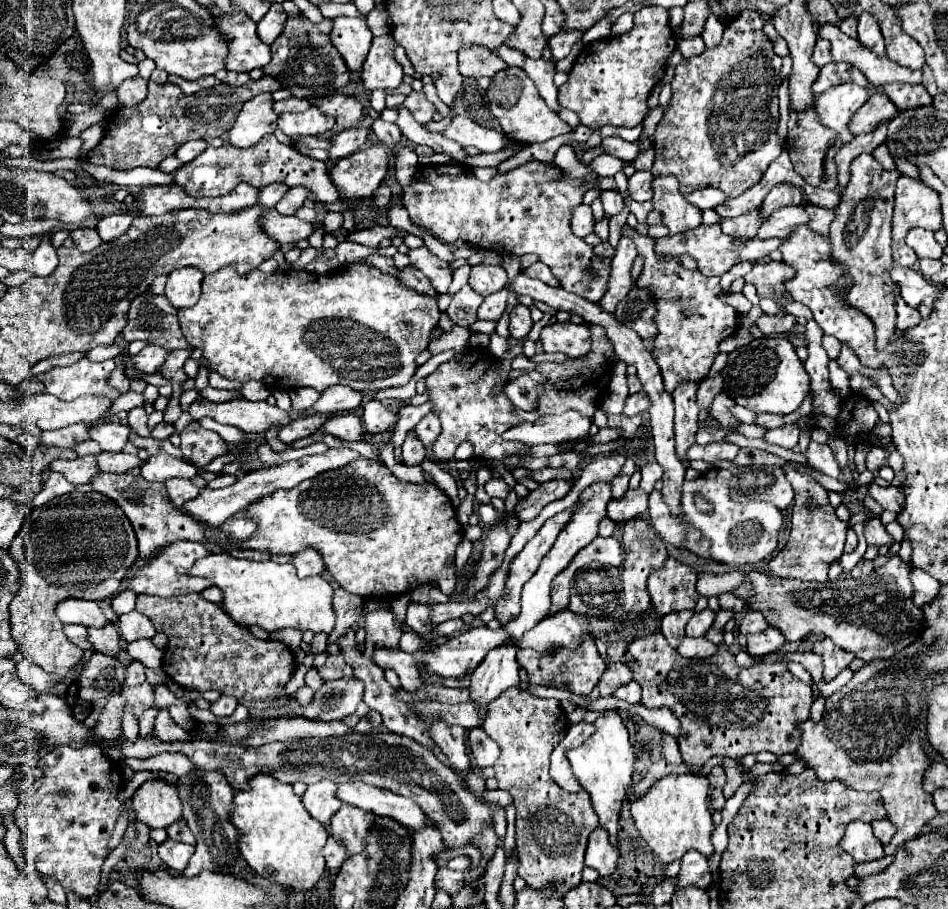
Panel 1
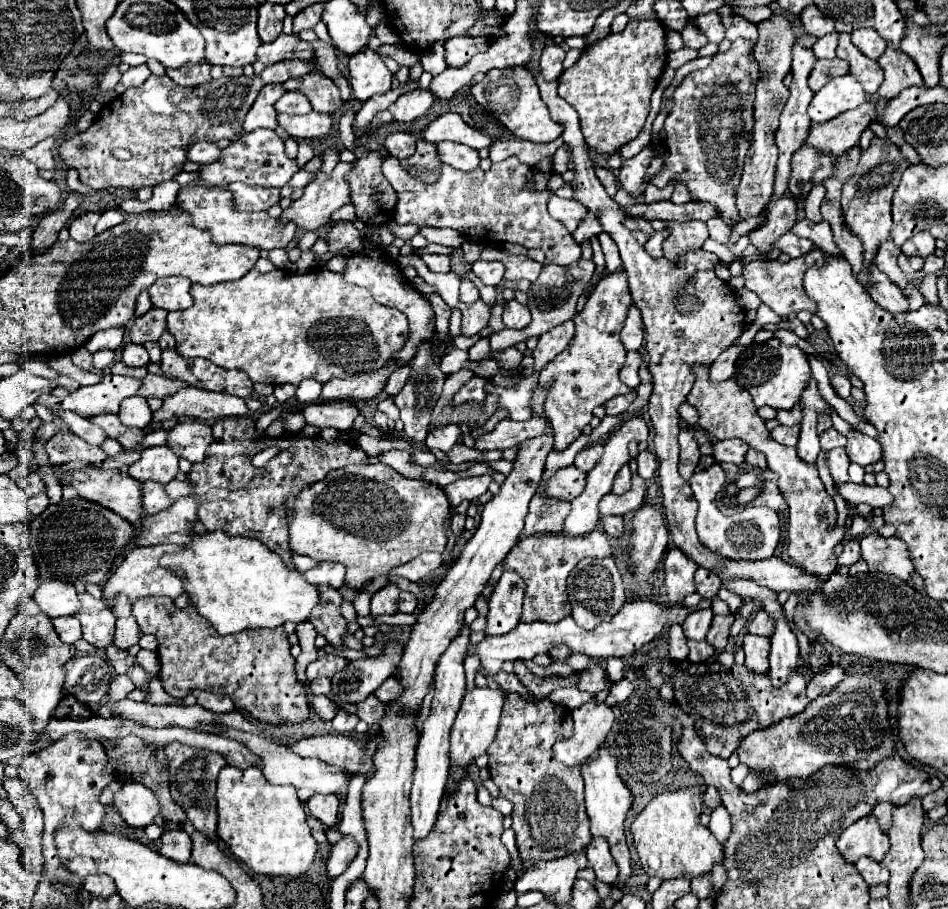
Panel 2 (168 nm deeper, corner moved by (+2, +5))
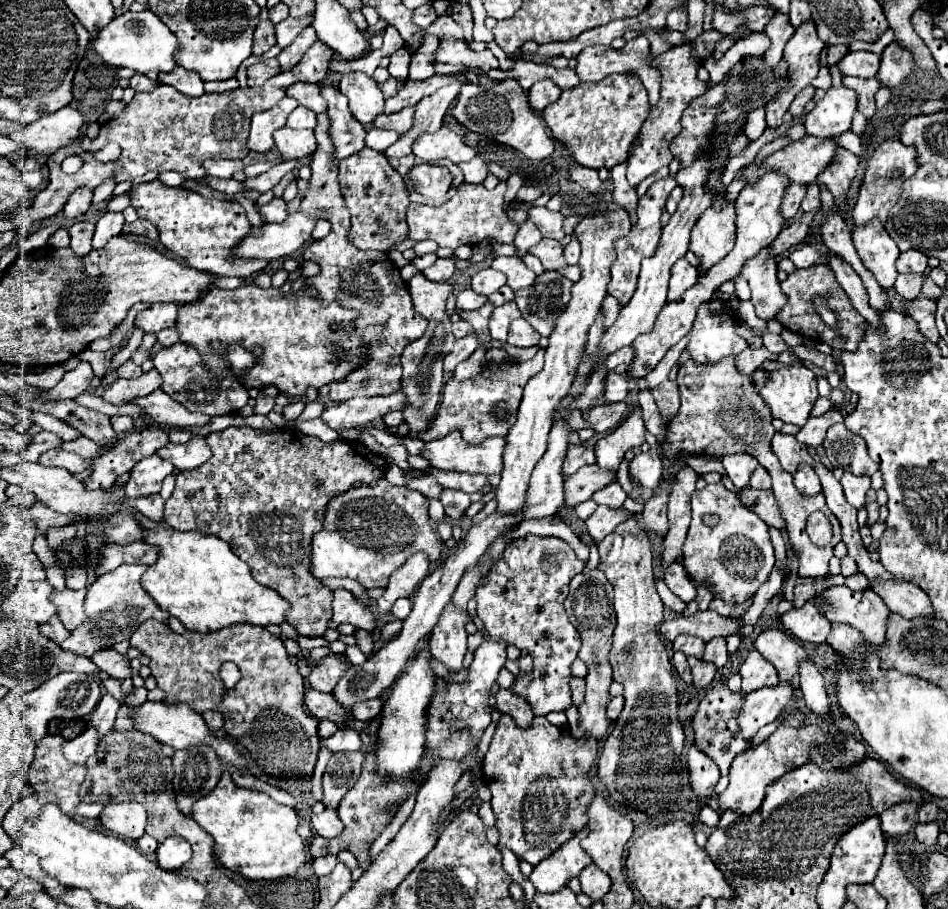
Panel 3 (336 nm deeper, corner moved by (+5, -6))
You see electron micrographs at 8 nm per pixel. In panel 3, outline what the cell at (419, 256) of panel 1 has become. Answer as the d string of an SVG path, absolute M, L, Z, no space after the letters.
M449 257L449 259L437 259L435 265L431 265L429 269L425 269L425 277L429 281L435 281L435 283L443 283L447 281L455 271L455 259Z

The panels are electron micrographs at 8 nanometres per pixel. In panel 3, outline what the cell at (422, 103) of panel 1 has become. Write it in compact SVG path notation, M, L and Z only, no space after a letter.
M405 107L401 111L397 111L397 113L391 113L391 115L383 113L373 121L373 125L381 127L381 129L393 129L399 135L403 135L413 127L413 111L415 111L413 107Z

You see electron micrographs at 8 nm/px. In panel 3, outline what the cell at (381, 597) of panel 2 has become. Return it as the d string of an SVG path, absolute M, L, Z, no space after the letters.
M425 553L411 555L401 565L401 569L397 569L389 577L389 585L387 585L385 593L383 593L383 597L377 599L377 609L381 613L389 613L397 599L413 595L413 591L417 589L421 579L425 579L427 573L429 573L429 559L427 559L427 555Z

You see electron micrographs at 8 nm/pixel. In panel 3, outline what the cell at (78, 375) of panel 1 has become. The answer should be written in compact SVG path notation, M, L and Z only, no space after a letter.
M83 351L81 353L89 363L91 363L91 367L93 367L93 373L101 379L101 377L105 377L105 373L107 373L107 357L105 357L105 353L93 353L93 351Z

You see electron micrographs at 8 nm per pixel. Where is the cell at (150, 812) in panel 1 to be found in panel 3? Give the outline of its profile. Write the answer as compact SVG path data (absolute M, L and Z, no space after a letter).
M107 803L99 819L111 833L119 837L139 839L145 835L147 811L141 803Z

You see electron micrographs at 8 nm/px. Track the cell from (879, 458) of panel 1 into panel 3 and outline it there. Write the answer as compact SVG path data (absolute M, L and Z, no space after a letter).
M843 423L829 427L823 449L833 467L847 469L853 475L873 475L879 469L879 465L869 459L865 441L859 435L851 433Z

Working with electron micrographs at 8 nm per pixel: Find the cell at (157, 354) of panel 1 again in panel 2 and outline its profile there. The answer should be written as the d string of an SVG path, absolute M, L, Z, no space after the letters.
M126 344L124 350L122 350L122 362L126 366L140 368L140 366L146 366L150 362L150 358L148 358L148 352L146 352L144 346L140 346L140 344Z

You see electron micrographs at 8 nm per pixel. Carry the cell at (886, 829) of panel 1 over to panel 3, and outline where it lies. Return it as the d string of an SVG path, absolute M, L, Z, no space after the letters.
M899 803L879 815L881 829L885 835L905 835L917 825L917 805L915 803Z

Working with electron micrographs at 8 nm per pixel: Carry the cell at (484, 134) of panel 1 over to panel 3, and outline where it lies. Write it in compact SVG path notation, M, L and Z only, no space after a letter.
M443 125L435 133L425 133L415 139L413 143L413 153L415 157L433 163L439 159L449 159L453 163L469 161L477 155L473 147L469 147L455 131L451 131L447 125Z

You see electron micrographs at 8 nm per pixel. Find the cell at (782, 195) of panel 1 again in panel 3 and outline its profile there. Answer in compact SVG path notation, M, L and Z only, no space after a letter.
M771 245L761 249L759 255L747 259L741 275L749 281L751 287L751 301L755 305L755 313L761 319L773 319L777 311L787 303L779 281L777 281L777 265L775 257L771 255Z

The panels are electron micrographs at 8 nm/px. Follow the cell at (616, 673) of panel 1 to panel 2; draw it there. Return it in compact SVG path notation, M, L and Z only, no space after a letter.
M592 664L590 668L586 668L584 672L578 674L578 684L576 684L576 688L578 688L580 692L598 694L600 690L604 690L604 688L608 688L608 686L612 686L612 682L608 682L608 680L604 678L604 672L602 672L602 668L600 668L598 664Z

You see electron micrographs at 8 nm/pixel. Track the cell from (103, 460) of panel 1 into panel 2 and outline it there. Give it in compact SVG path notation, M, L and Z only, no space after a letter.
M72 432L56 434L54 438L50 438L46 442L44 448L46 448L46 454L48 454L50 462L74 462L74 460L82 460L86 464L100 466L102 460L106 458L104 450L100 446L90 446L90 444L86 444L84 440L80 440Z

